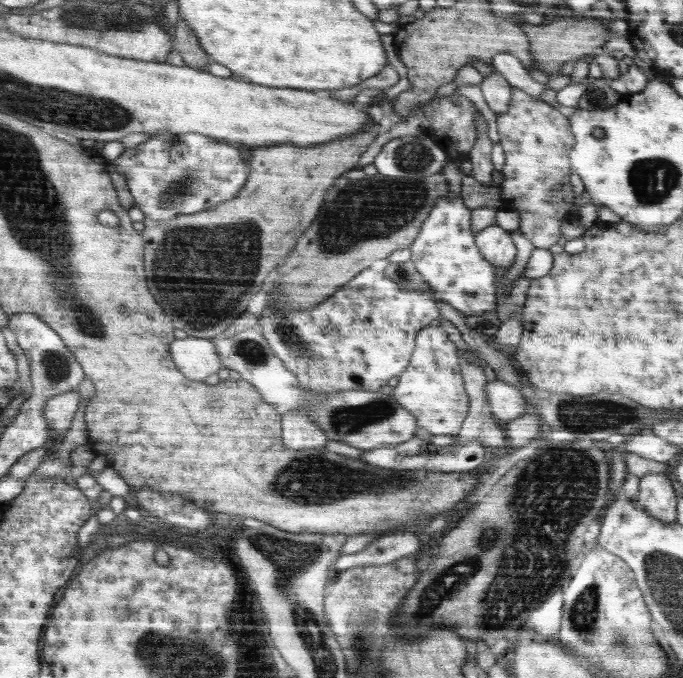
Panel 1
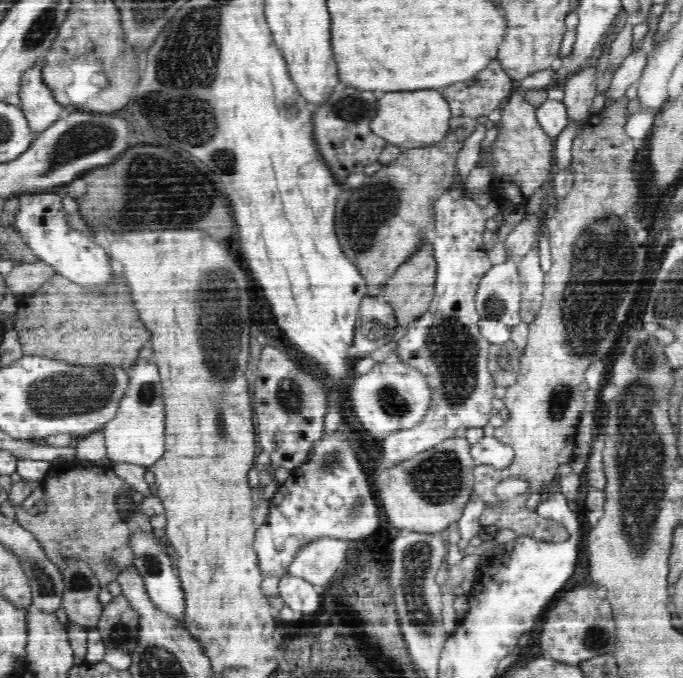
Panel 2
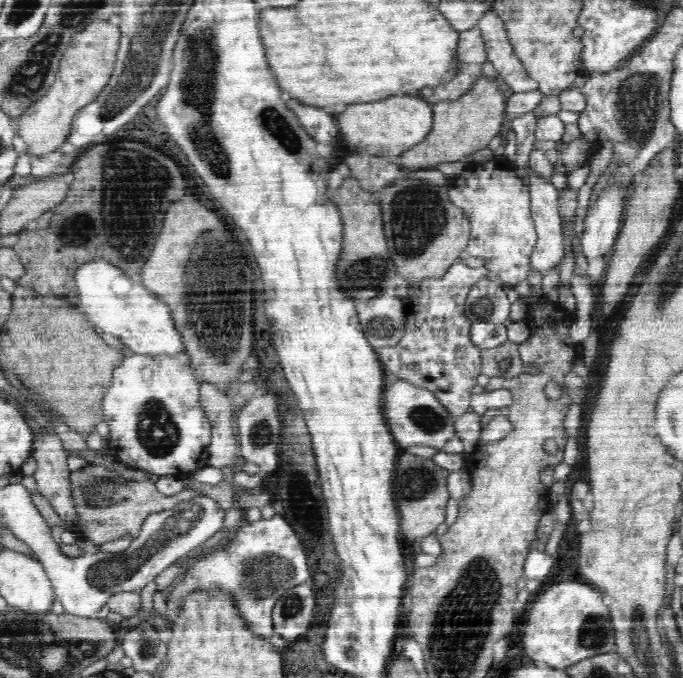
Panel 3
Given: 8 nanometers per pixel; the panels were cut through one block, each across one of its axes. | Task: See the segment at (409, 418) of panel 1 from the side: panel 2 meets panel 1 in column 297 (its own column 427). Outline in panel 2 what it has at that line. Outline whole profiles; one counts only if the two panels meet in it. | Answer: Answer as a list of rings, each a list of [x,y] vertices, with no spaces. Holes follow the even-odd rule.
[[[392,353],[386,360],[377,363],[366,374],[357,375],[349,387],[348,405],[373,438],[383,439],[394,431],[418,426],[428,413],[433,392],[429,379],[420,369],[415,369]]]

